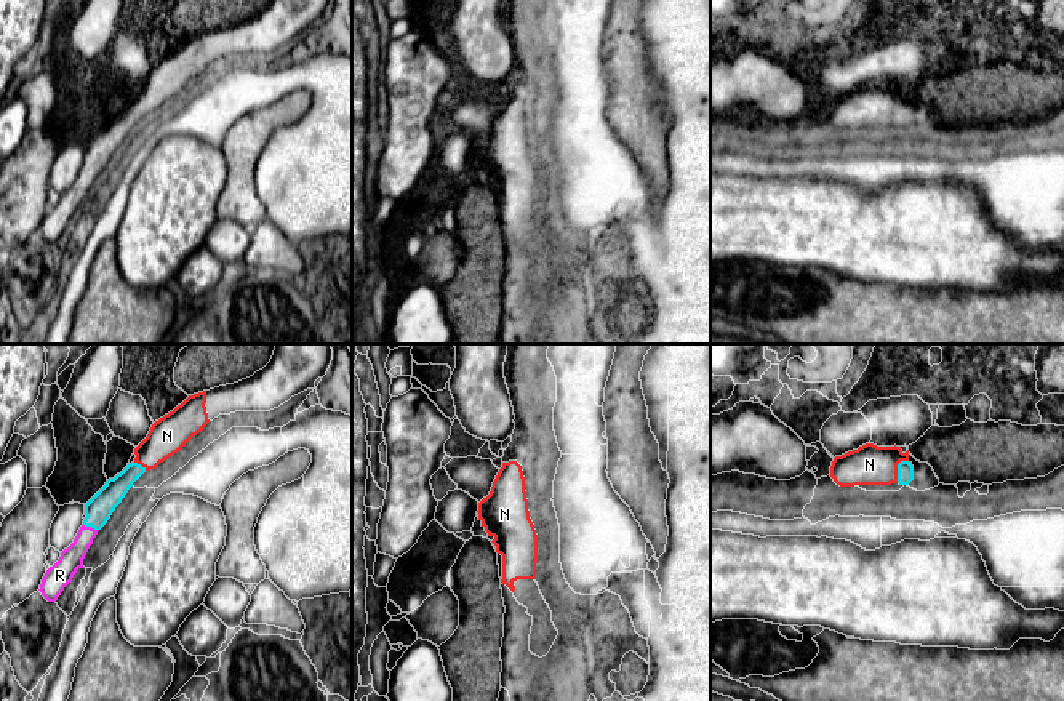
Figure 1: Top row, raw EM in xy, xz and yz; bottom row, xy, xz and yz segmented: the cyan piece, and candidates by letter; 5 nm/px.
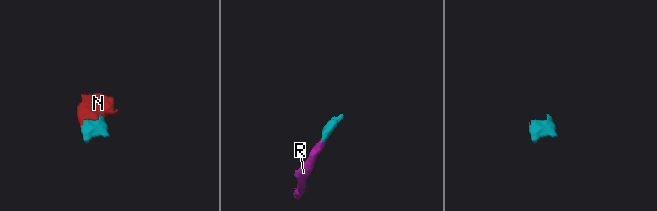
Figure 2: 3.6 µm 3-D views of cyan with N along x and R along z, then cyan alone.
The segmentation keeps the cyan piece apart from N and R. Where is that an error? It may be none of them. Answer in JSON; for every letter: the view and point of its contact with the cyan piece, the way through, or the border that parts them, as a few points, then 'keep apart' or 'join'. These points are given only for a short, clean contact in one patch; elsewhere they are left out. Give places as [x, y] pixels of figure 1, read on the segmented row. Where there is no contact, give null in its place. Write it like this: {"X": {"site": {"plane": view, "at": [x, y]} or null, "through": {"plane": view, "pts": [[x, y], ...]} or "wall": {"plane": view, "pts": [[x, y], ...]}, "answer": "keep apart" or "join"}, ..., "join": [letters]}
{"N": {"site": {"plane": "yz", "at": [898, 469]}, "through": {"plane": "yz", "pts": [[904, 468], [898, 469], [890, 464], [869, 464]]}, "answer": "join"}, "R": {"site": {"plane": "xy", "at": [92, 527]}, "through": {"plane": "xy", "pts": [[100, 508], [92, 527], [71, 559]]}, "answer": "join"}, "join": ["N", "R"]}

